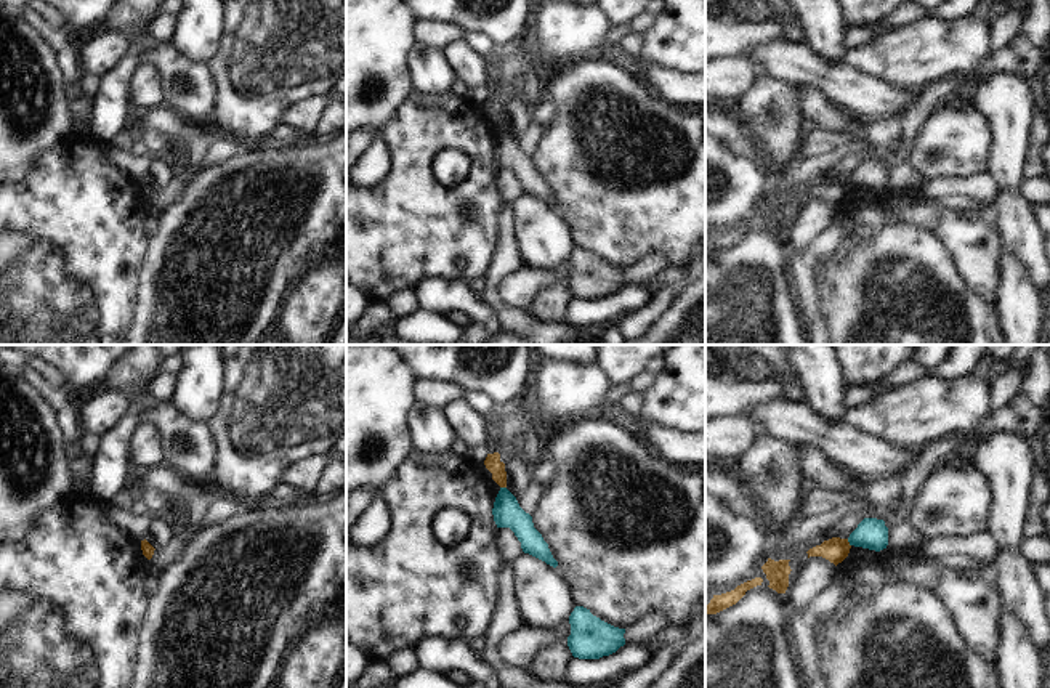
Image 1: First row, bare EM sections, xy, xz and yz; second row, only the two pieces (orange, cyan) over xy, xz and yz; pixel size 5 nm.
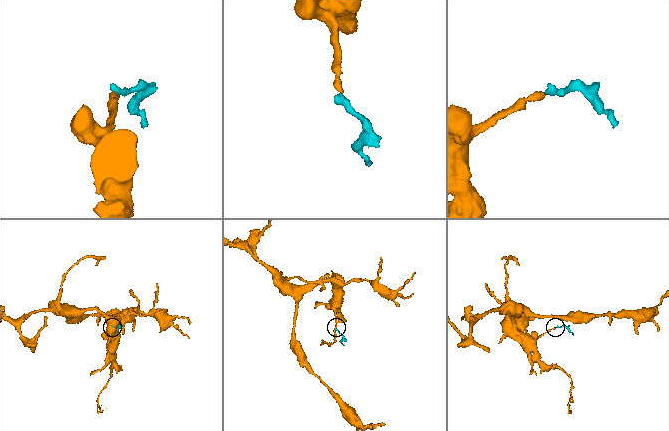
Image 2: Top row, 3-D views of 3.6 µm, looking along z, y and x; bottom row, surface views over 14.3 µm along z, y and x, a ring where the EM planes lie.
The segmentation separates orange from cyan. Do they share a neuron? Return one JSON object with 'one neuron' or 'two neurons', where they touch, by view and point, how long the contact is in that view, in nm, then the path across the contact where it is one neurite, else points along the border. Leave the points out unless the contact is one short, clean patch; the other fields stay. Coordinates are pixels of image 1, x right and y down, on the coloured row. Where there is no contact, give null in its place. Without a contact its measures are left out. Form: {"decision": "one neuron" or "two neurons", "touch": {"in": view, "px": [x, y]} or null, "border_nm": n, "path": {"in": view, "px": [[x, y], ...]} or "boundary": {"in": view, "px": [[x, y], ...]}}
{"decision": "two neurons", "touch": {"in": "yz", "px": [848, 542]}, "border_nm": 40, "boundary": {"in": "yz", "px": [[847, 539], [850, 546]]}}

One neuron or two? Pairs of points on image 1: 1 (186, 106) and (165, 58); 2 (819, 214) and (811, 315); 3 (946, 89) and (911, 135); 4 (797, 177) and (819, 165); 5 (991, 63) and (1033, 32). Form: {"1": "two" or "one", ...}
{"1": "one", "2": "one", "3": "one", "4": "one", "5": "one"}

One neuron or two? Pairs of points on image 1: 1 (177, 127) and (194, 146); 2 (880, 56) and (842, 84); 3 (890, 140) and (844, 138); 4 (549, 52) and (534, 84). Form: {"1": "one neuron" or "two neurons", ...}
{"1": "one neuron", "2": "two neurons", "3": "two neurons", "4": "two neurons"}

